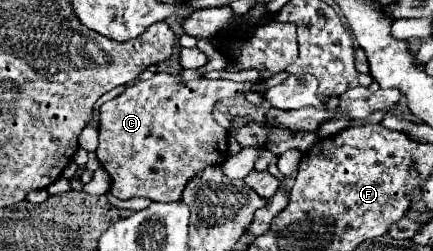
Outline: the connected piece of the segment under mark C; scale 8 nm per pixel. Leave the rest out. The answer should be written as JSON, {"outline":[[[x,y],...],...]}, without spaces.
{"outline":[[[157,73],[151,79],[137,83],[135,87],[127,87],[119,97],[101,105],[101,123],[99,123],[99,147],[97,157],[101,167],[111,177],[109,193],[117,199],[131,197],[147,197],[151,201],[169,203],[179,201],[185,183],[197,175],[207,165],[223,163],[227,159],[227,131],[219,127],[213,117],[213,105],[221,99],[233,99],[245,91],[245,83],[237,83],[231,79],[197,79],[197,81],[181,81],[169,73]]]}

